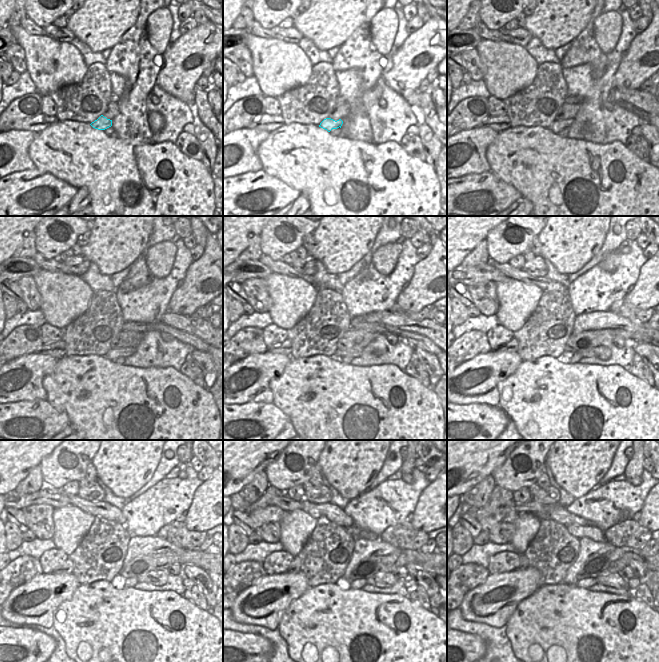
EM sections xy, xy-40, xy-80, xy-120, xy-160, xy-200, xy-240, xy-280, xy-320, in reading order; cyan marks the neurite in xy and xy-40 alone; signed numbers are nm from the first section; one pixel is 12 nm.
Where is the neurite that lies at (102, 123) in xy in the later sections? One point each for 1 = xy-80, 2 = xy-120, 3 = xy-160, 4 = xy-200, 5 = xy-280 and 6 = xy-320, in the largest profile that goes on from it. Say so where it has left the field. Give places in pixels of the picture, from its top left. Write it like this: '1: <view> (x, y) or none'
1: xy-80 (557, 126)
2: xy-120 (127, 351)
3: xy-160 (353, 353)
4: xy-200 (604, 353)
5: xy-280 (380, 579)
6: xy-320 (613, 580)

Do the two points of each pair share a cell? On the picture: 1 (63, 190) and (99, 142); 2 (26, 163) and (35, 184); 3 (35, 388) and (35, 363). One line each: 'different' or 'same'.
1: different
2: different
3: same

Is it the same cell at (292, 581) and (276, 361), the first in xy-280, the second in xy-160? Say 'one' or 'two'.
one

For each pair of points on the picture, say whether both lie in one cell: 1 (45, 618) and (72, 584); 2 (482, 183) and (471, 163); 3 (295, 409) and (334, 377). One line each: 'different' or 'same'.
1: same
2: different
3: same

